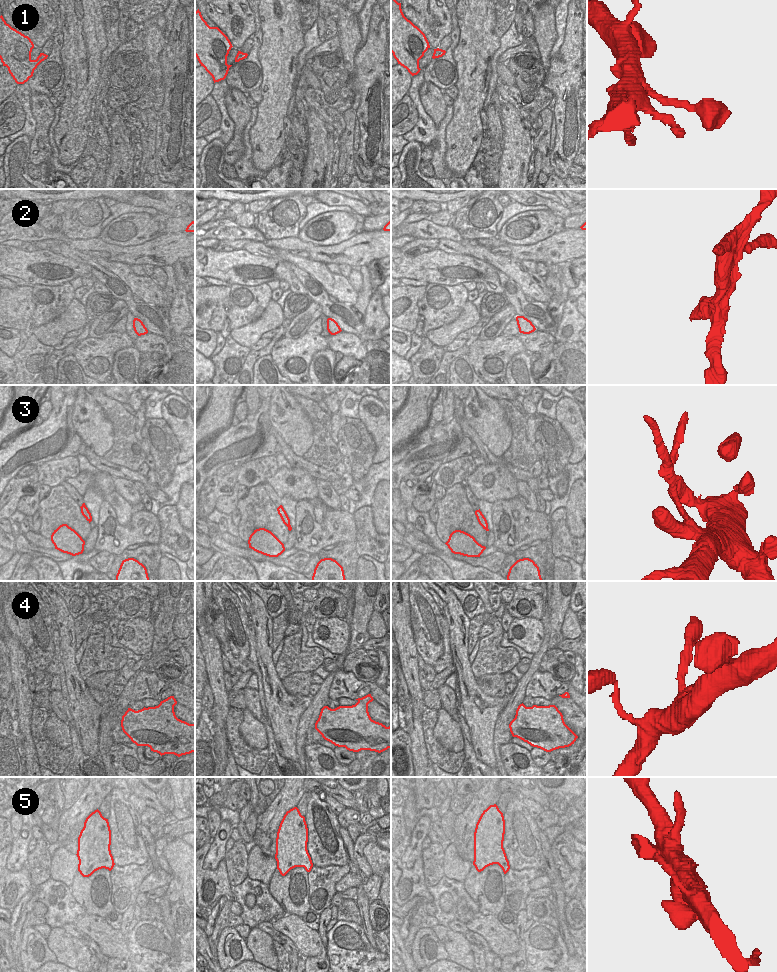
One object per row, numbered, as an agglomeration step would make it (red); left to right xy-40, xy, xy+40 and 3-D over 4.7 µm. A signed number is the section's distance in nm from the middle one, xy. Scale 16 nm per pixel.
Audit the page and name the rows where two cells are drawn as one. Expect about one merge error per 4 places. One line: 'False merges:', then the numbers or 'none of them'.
False merges: 3

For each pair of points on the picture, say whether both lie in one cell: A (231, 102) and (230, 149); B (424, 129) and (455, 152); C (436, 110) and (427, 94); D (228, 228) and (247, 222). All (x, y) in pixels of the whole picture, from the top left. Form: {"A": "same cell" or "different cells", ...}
{"A": "same cell", "B": "different cells", "C": "same cell", "D": "different cells"}

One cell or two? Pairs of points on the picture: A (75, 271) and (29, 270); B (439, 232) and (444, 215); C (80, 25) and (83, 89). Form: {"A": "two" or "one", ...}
{"A": "one", "B": "two", "C": "one"}

